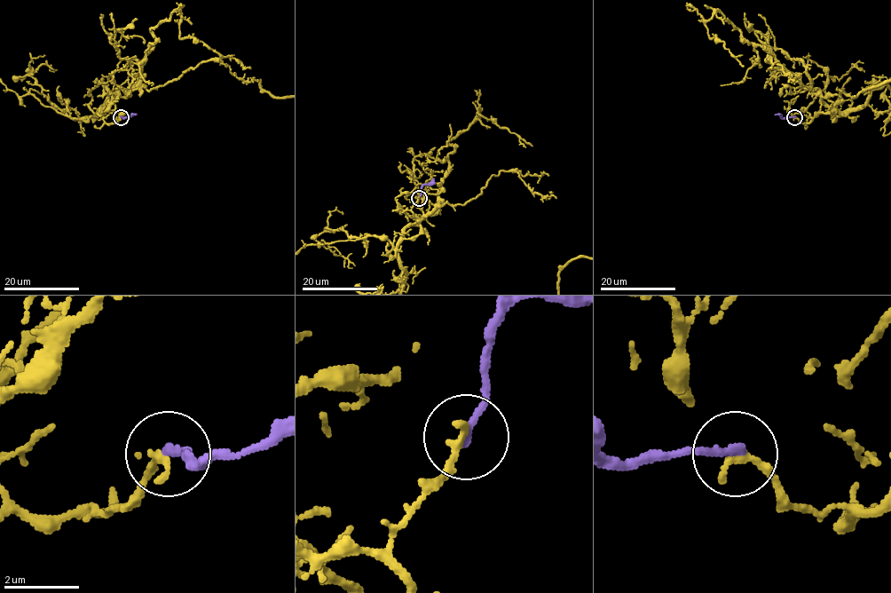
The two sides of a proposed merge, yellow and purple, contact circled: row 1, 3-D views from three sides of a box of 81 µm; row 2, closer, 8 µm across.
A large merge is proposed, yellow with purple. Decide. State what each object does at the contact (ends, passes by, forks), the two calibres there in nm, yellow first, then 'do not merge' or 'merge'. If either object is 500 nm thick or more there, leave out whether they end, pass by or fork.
yellow ends there; purple ends there; 240 nm thick on the yellow side, 200 nm on the other; do not merge

